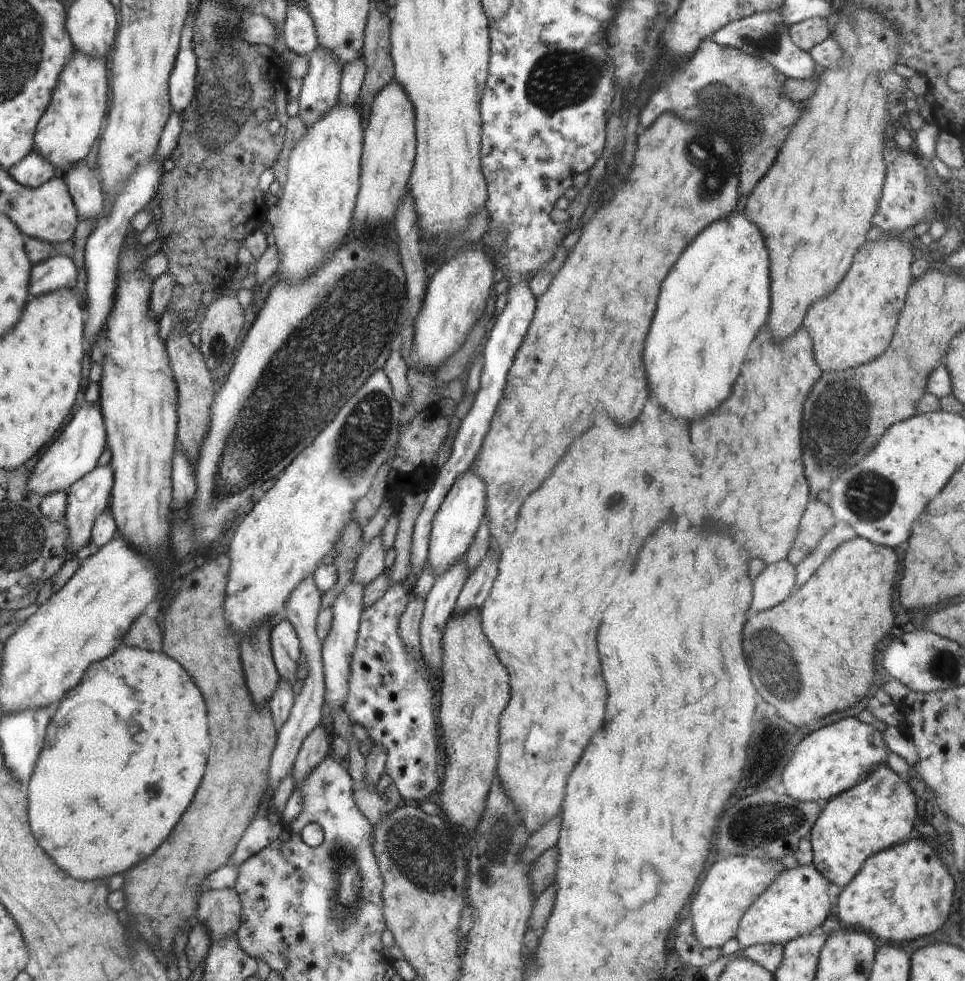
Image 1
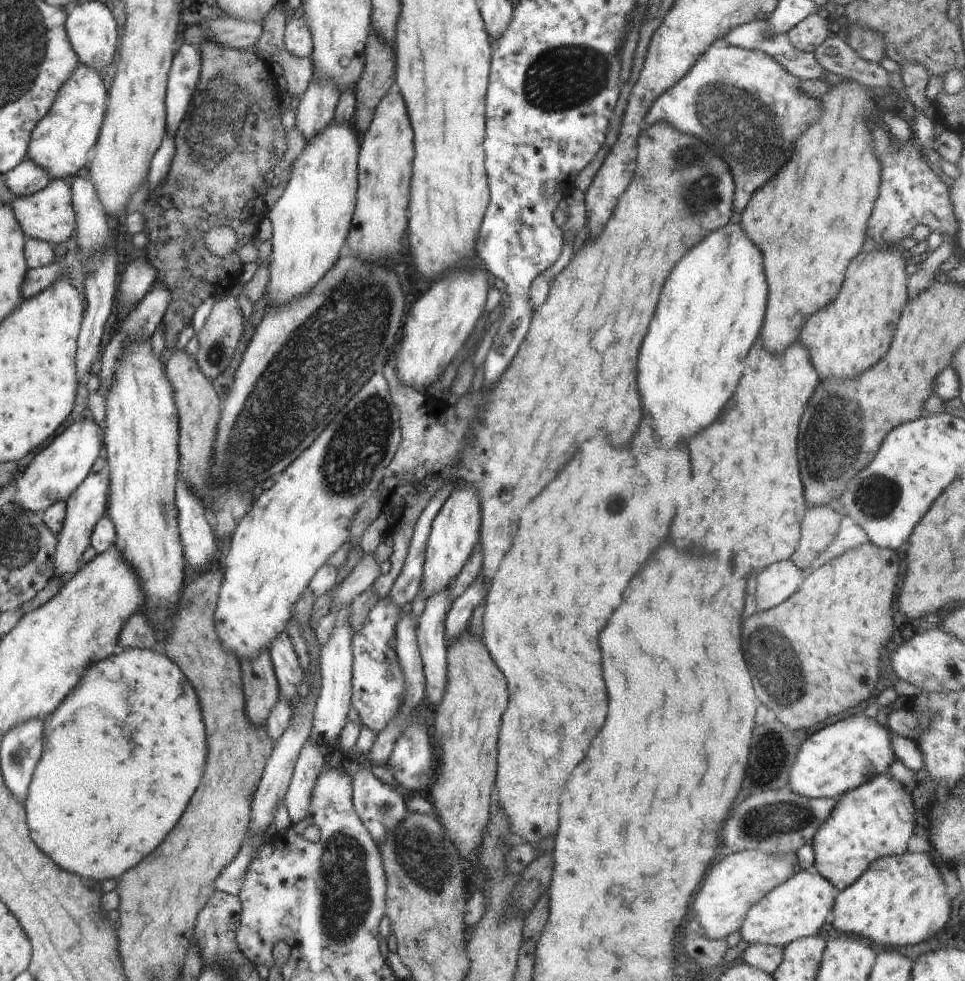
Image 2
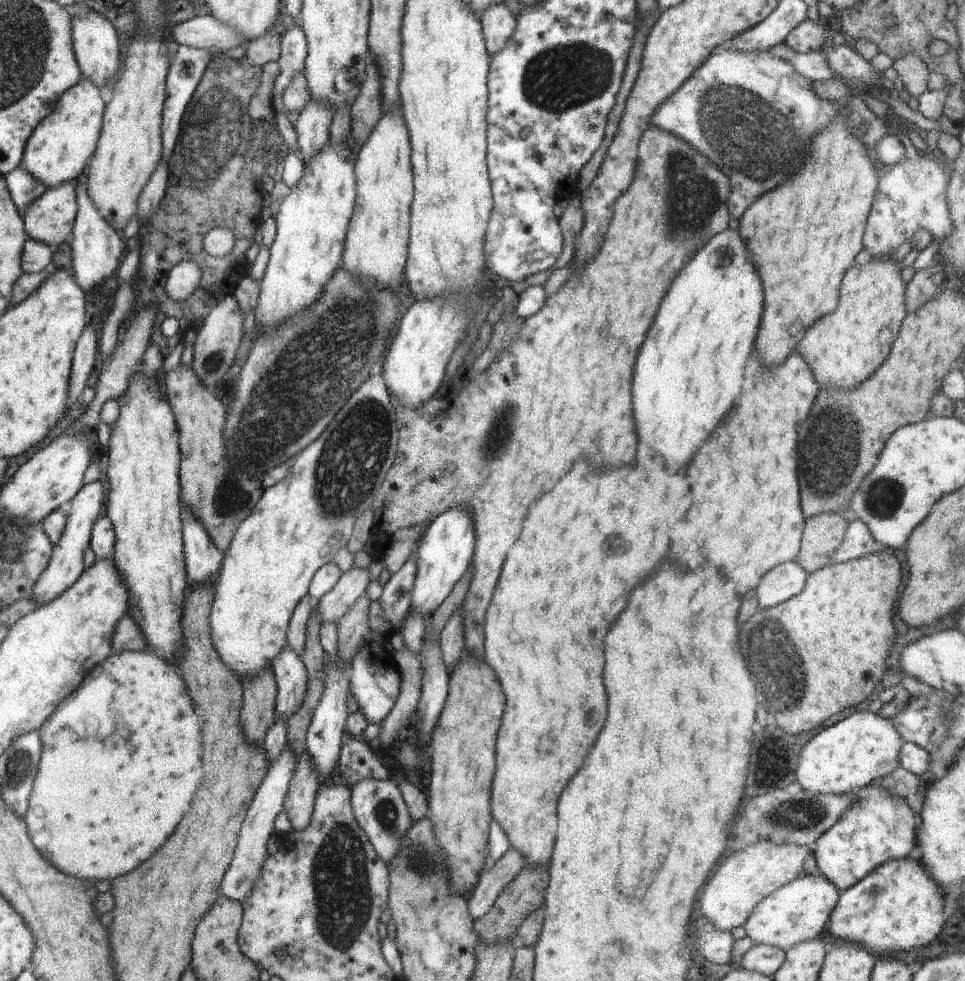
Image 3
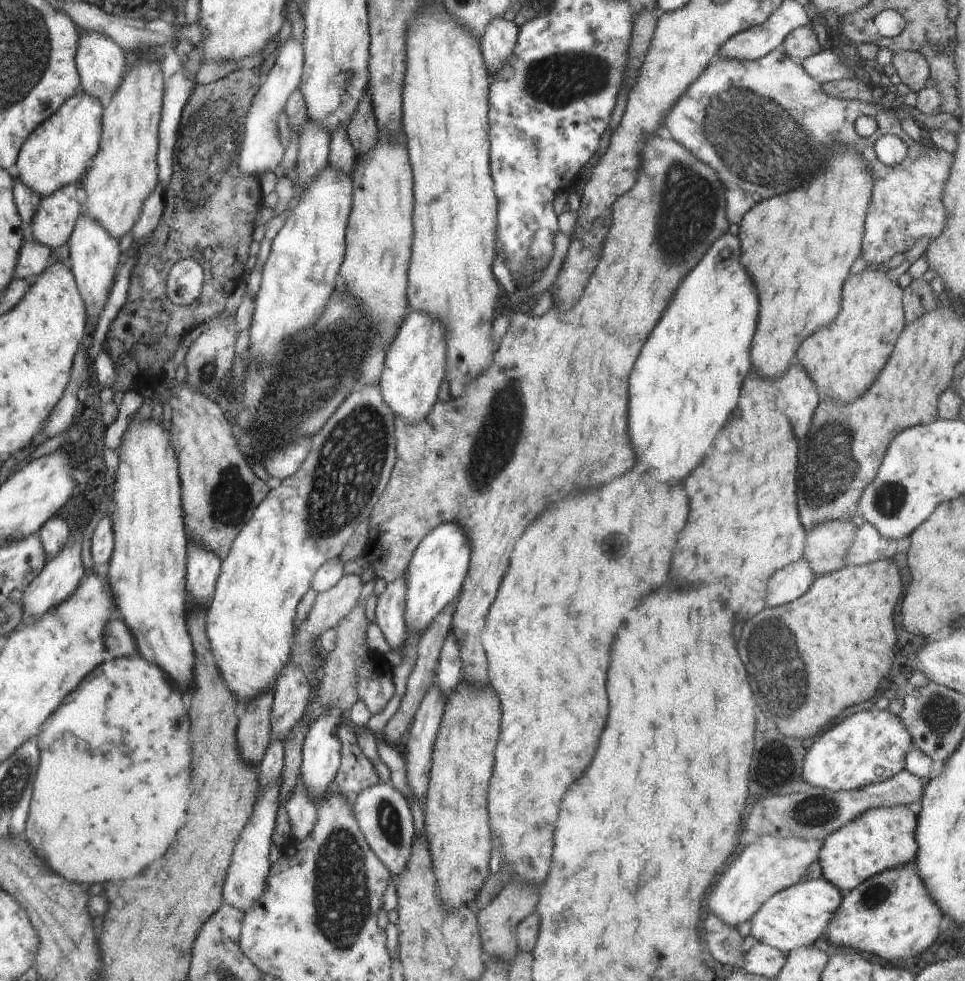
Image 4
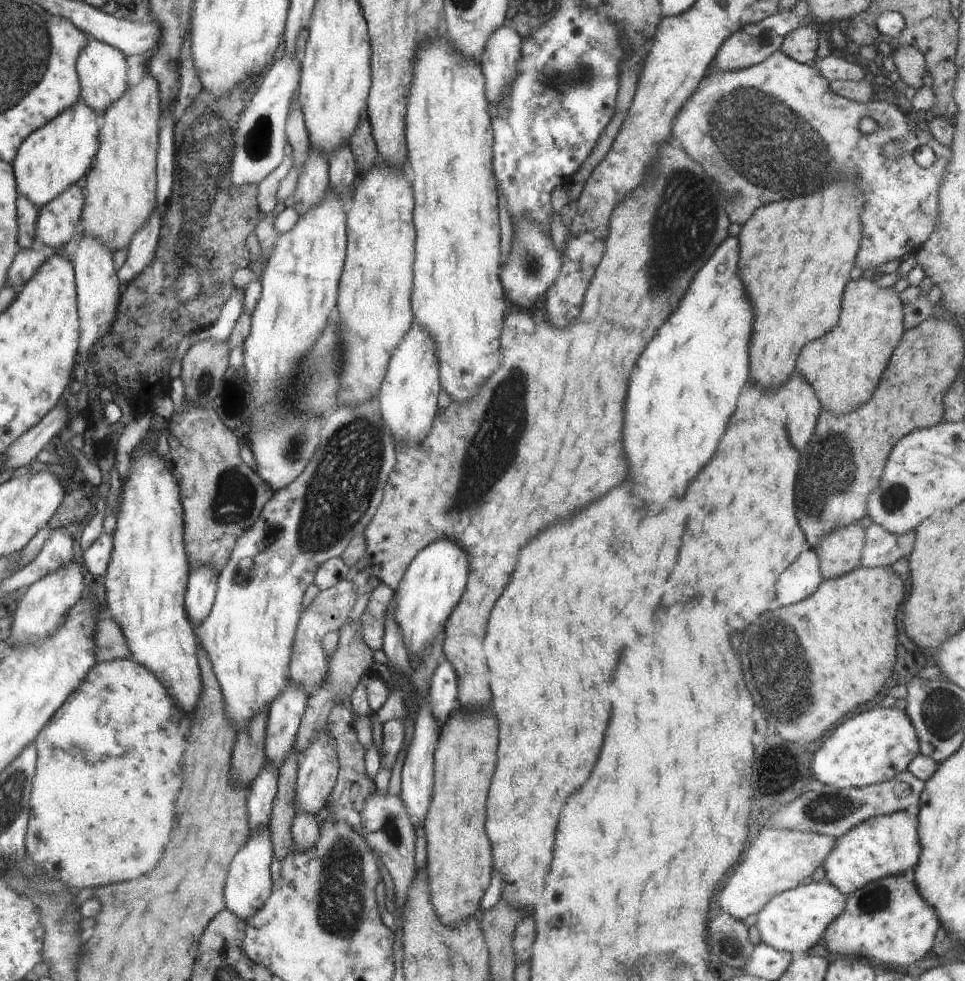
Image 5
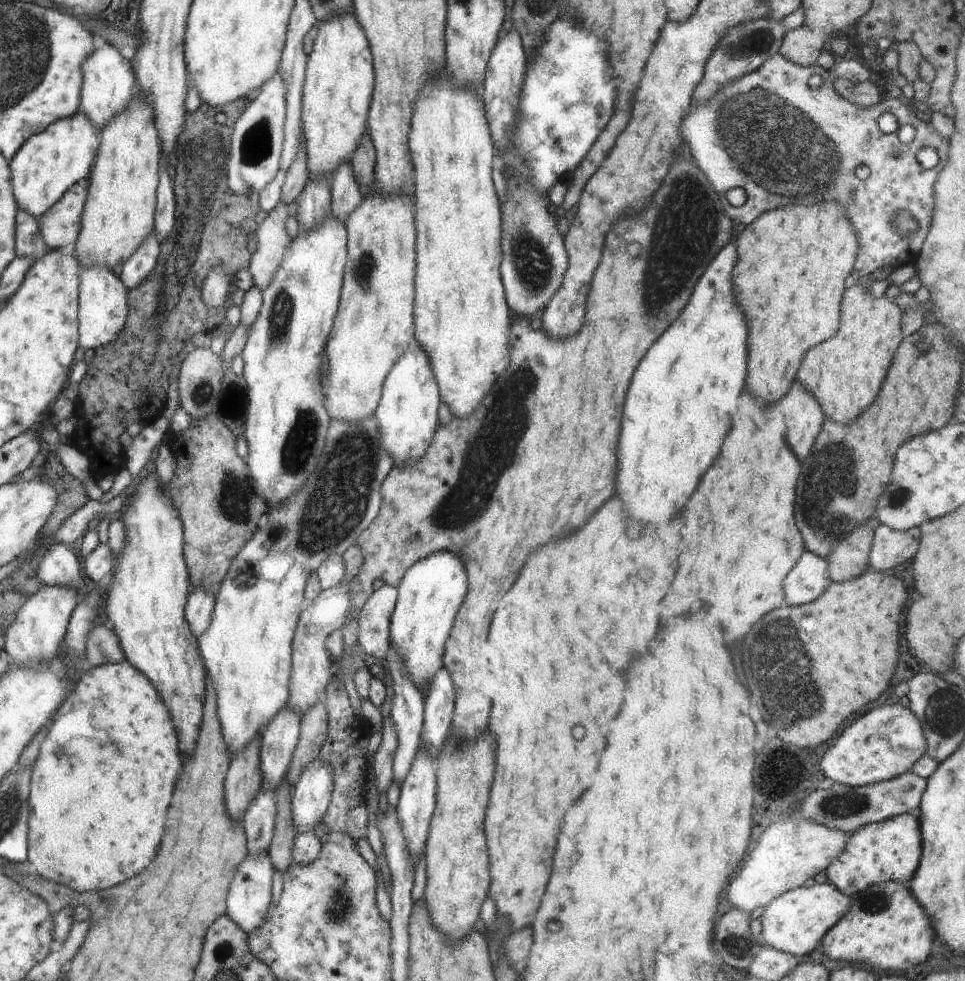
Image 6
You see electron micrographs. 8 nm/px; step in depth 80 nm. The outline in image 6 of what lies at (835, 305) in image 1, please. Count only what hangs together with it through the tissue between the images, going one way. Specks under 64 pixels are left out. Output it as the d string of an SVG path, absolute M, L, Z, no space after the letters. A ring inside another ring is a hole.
M862 281L846 290L841 302L842 324L838 329L838 334L832 340L822 342L820 346L812 348L806 354L802 366L800 366L798 374L796 374L796 380L820 404L825 418L832 418L835 423L853 423L872 404L872 400L880 392L880 386L882 386L884 376L886 376L886 372L890 368L890 362L892 362L892 358L894 358L894 354L896 354L897 348L904 337L901 331L901 318L903 315L901 308L886 296L872 298L869 292L869 282L864 284Z

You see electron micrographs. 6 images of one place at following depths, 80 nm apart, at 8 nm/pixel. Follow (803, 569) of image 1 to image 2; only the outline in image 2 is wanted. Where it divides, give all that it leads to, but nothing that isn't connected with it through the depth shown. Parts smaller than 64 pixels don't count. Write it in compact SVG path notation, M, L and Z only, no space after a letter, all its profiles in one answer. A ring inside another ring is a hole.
M848 515L841 517L841 525L837 537L819 554L810 570L830 562L833 558L842 556L846 551L860 548L868 542L867 534L857 522L854 522Z

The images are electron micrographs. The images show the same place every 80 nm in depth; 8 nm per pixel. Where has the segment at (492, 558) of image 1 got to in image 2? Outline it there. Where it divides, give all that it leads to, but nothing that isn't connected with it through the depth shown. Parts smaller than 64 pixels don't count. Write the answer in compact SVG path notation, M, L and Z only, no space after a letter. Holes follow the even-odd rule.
M480 575L477 577L473 585L466 589L452 604L447 612L447 617L445 618L445 633L447 636L447 646L448 641L455 641L460 639L466 632L470 622L470 617L472 616L472 611L480 601L484 601L486 598L488 590L488 585L485 584L485 579Z

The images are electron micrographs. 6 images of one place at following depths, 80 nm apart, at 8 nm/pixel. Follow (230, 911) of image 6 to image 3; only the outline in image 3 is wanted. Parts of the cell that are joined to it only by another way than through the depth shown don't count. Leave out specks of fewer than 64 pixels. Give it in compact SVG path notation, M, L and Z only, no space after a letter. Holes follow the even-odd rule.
M287 744L279 757L269 766L267 776L264 778L263 784L259 786L259 790L247 810L246 820L244 820L242 828L239 830L238 846L235 849L234 858L222 880L222 896L242 904L245 898L250 896L250 893L254 890L256 882L259 881L264 861L267 859L268 852L272 849L272 842L276 833L274 820L283 811L283 804L295 766L295 757Z

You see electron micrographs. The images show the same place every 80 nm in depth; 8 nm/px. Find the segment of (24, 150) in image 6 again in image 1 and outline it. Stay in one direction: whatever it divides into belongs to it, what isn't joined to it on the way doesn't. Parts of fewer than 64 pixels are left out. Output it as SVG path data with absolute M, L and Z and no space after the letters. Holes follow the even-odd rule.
M76 50L67 65L64 78L59 78L60 86L56 85L56 94L52 93L52 110L43 114L44 122L40 122L35 146L35 152L51 163L59 175L80 164L88 150L94 148L92 144L101 136L102 120L108 110L108 72L104 64Z

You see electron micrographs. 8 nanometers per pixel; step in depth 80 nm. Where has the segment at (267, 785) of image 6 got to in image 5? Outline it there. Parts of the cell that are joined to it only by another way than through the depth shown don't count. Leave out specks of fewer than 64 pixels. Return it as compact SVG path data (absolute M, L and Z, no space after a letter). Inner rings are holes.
M290 680L284 692L271 702L267 718L265 752L267 762L278 770L295 746L307 698L308 695L303 689Z

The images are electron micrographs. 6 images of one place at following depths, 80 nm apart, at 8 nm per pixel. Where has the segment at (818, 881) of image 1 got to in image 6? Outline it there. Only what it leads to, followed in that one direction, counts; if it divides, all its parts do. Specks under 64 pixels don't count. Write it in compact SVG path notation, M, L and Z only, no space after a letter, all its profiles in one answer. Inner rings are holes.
M832 882L816 883L814 886L798 887L779 897L766 905L766 910L762 917L762 942L768 947L775 948L793 955L802 956L809 955L823 936L849 911L851 905L851 897L842 894Z

